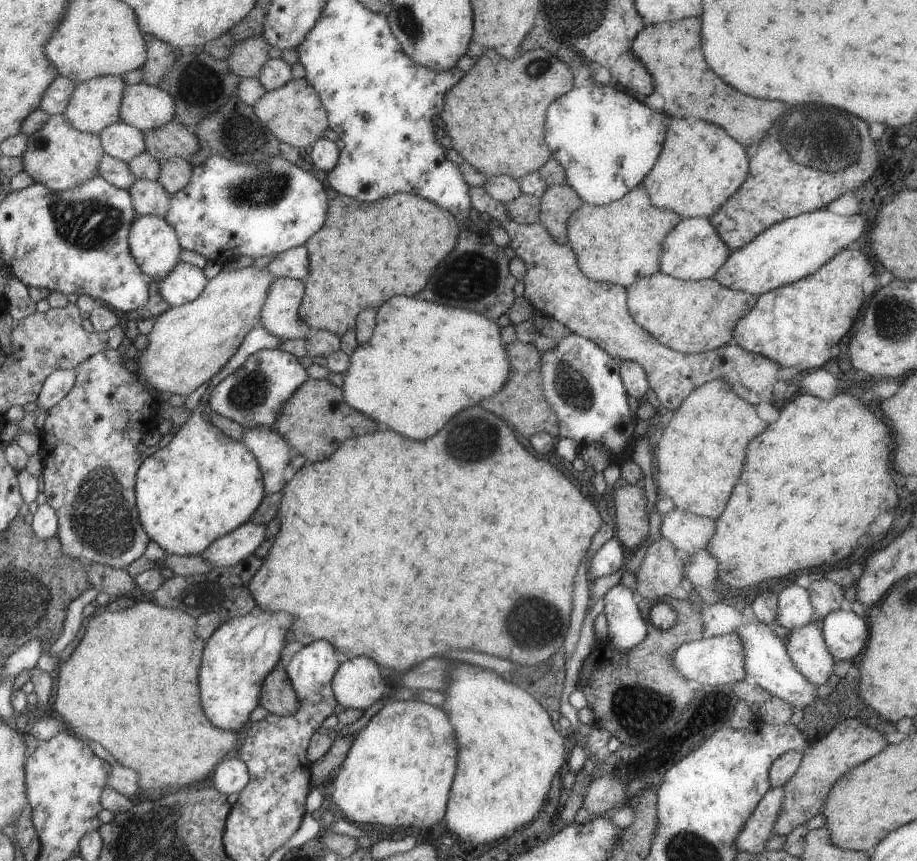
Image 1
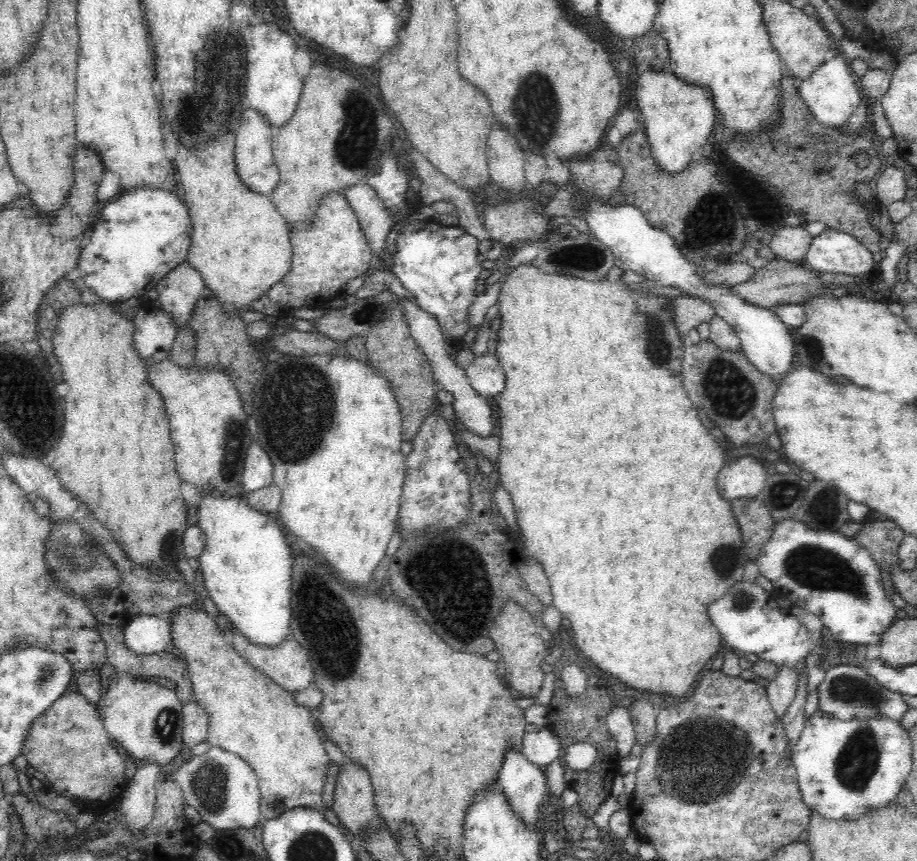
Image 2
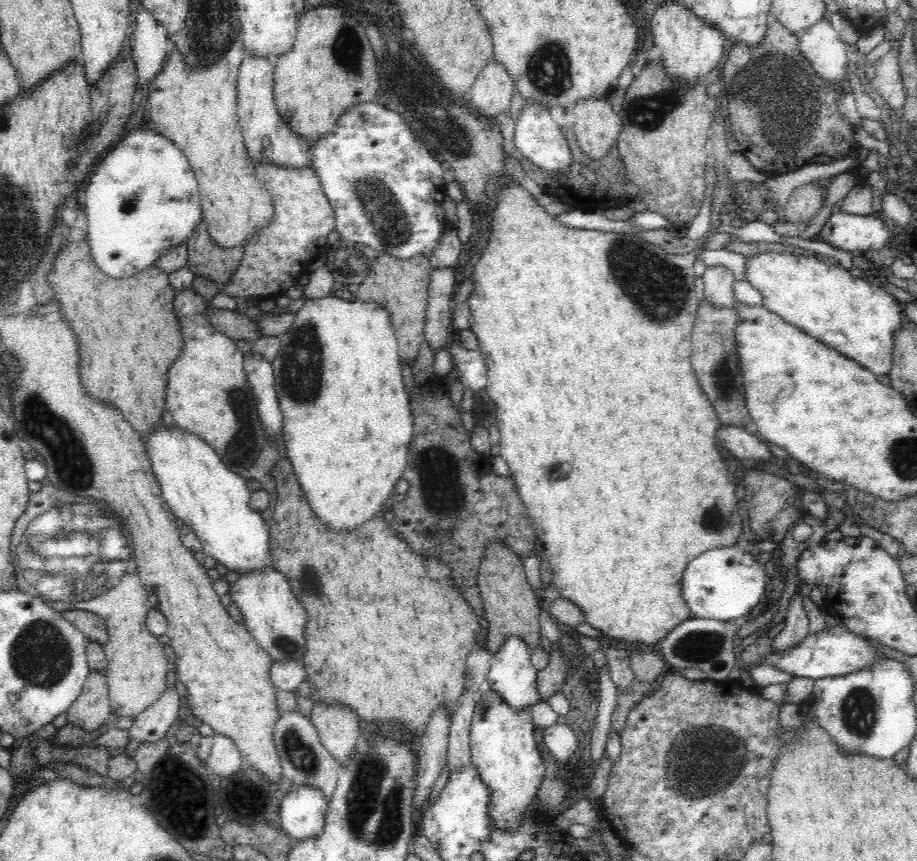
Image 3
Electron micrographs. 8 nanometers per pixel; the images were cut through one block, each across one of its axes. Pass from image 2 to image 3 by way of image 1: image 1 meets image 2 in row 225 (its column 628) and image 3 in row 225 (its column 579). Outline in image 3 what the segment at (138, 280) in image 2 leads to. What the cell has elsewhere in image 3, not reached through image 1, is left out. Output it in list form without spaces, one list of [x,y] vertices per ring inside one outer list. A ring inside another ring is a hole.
[[[146,130],[146,132],[136,132],[132,136],[126,138],[124,144],[120,144],[118,148],[110,150],[100,162],[95,166],[94,174],[90,178],[90,184],[86,184],[84,189],[84,204],[87,218],[88,228],[88,247],[91,248],[91,255],[96,264],[100,264],[100,268],[104,272],[108,272],[110,276],[132,276],[132,272],[140,273],[142,269],[148,268],[149,265],[156,264],[156,259],[162,256],[162,253],[169,251],[170,247],[186,243],[194,227],[202,220],[201,203],[199,202],[199,188],[195,177],[195,172],[192,171],[191,164],[184,156],[184,153],[176,144],[170,142],[168,137],[162,136],[158,131]]]

